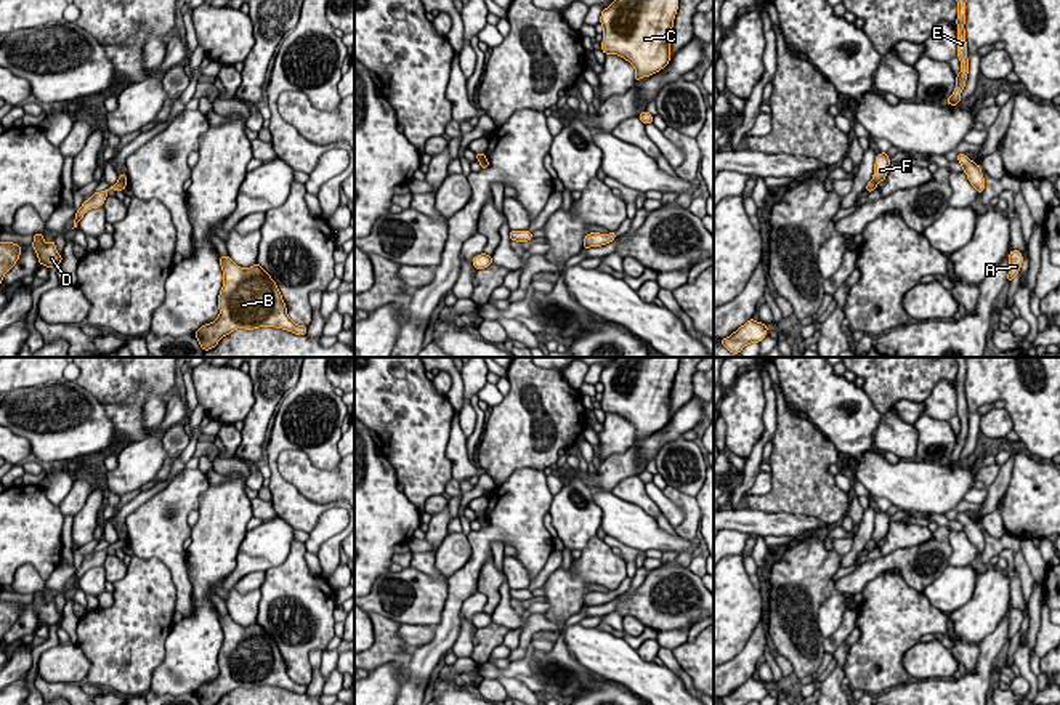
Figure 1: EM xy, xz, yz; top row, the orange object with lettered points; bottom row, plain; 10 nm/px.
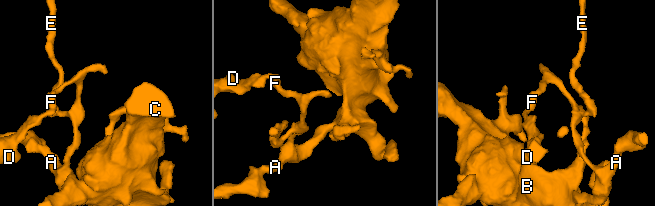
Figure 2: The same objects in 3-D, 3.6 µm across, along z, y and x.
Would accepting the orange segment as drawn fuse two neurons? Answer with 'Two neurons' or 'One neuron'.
Two neurons

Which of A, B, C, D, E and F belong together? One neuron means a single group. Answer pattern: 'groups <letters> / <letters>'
groups A B C E F / D

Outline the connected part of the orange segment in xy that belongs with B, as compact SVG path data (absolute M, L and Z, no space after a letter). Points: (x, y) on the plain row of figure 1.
M229 614L220 615L223 646L218 654L218 676L196 691L200 705L216 705L237 687L276 686L306 694L308 686L297 684L289 675L282 654L271 634L257 622L237 625Z

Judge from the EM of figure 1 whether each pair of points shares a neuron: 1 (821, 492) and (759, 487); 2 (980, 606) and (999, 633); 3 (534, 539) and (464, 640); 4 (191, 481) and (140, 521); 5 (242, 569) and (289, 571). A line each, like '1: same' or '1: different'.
1: different
2: different
3: different
4: same
5: different

